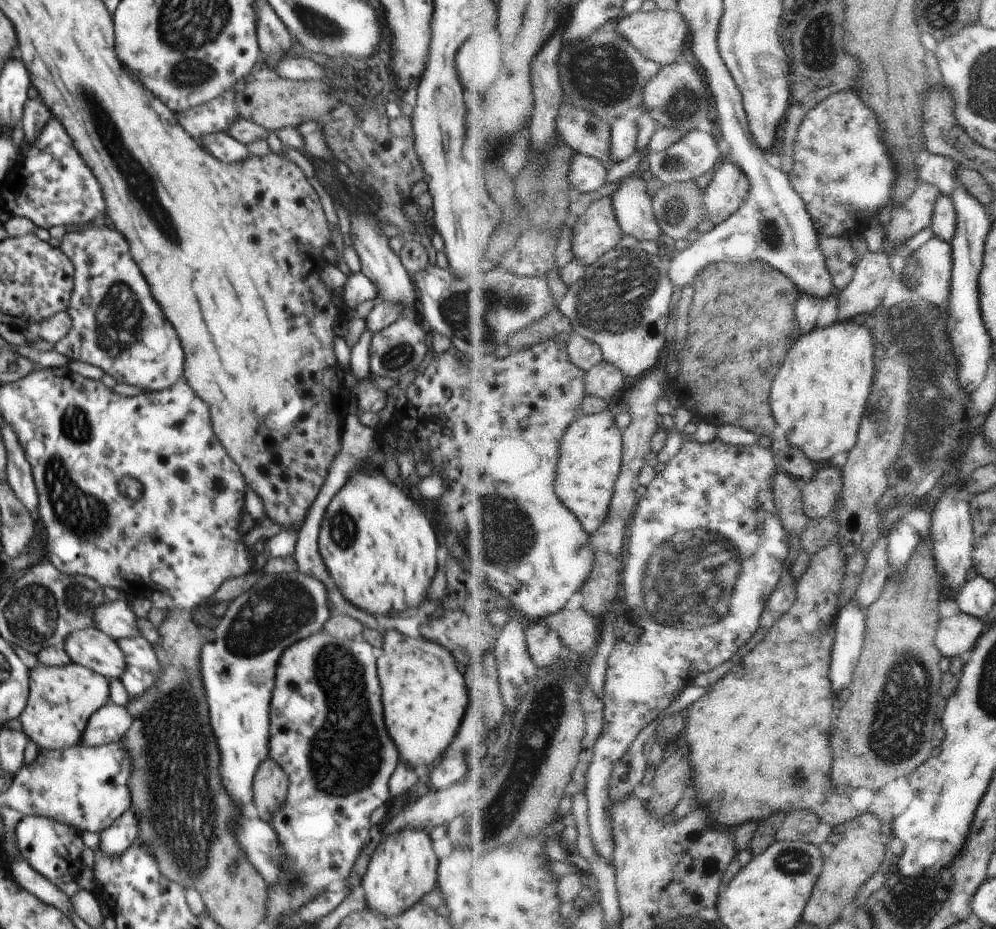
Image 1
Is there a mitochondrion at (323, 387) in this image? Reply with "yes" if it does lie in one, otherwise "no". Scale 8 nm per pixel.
no

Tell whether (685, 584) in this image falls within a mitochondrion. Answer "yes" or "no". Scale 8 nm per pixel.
yes

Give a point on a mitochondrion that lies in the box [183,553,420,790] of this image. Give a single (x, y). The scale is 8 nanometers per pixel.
(282, 608)

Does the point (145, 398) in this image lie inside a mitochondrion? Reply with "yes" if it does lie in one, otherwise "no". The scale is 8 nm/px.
no

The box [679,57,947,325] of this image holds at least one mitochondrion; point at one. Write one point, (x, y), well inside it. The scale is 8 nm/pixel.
(769, 234)

